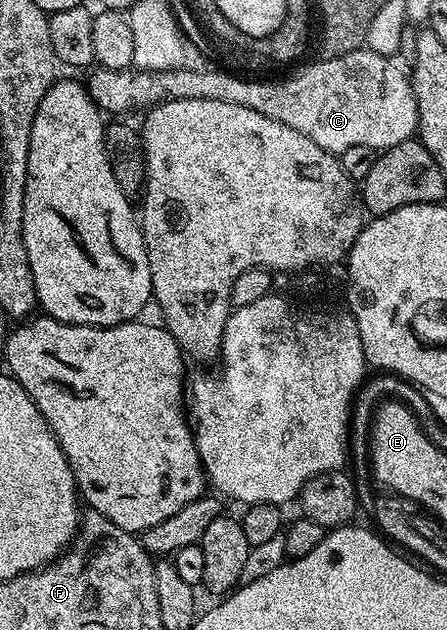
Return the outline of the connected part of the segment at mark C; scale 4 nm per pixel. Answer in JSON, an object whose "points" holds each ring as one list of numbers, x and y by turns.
{"points":[[359,47,327,61,315,60,313,64,283,81,249,81,249,76,218,67,179,67,154,72,98,67,88,80,88,88,98,108,107,114,114,113,110,115,126,115,122,113,129,109,167,99,220,99,220,103,252,107,252,111,260,111,268,119,296,127,300,135,308,135,312,143,320,143,320,147,335,155,348,151,348,147,391,149,415,136,418,111,414,107,414,92,407,70,397,60]]}

